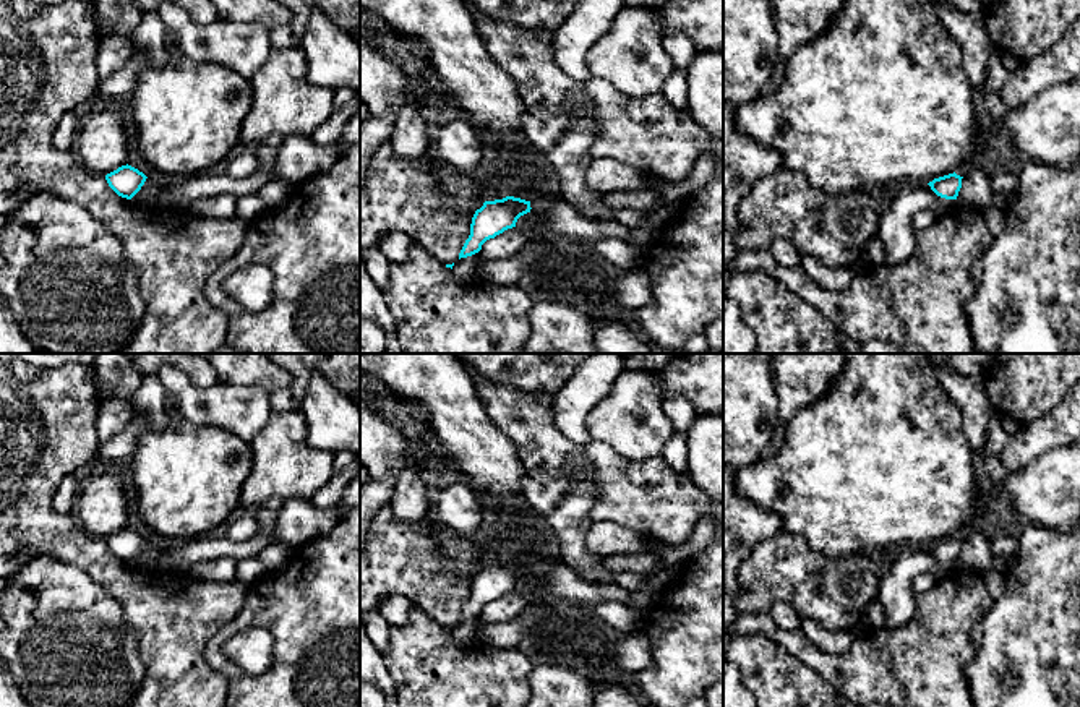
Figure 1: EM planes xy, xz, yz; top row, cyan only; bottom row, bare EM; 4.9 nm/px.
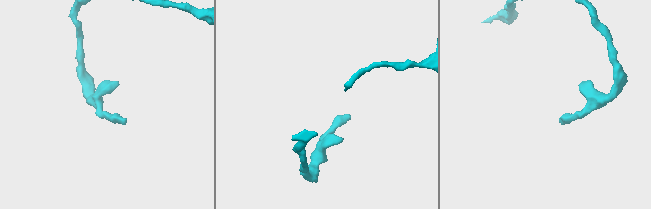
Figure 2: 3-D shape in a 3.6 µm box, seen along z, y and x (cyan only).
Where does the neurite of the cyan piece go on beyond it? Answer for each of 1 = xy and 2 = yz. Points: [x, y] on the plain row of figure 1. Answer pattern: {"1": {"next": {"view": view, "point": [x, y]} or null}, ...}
{"1": {"next": null}, "2": {"next": null}}

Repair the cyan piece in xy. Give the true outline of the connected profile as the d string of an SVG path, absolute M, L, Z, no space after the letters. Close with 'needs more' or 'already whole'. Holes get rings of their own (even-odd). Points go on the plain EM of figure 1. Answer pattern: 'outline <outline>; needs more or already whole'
outline M128 527L105 538L109 550L126 563L131 563L141 553L146 542L143 535Z; already whole

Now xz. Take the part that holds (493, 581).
outline M514 559L485 564L472 581L470 598L459 616L459 623L478 616L486 603L516 590L521 579L530 576L534 571L543 571L545 568L545 563L525 564Z; needs more

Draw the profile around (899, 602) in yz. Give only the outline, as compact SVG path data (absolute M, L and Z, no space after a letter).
M928 546L906 548L881 576L877 600L884 610L884 629L902 628L913 616L918 597L911 584L918 574L934 572L944 577L955 568L955 563L937 559Z

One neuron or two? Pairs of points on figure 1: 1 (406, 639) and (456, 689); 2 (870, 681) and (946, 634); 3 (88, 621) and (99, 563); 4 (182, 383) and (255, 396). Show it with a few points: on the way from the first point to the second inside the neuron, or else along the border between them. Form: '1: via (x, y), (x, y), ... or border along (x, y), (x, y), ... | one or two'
1: via (419, 652), (443, 677) | one
2: via (889, 667), (913, 667), (926, 654) | one
3: border along (62, 561), (70, 561), (86, 571), (122, 607) | two
4: via (200, 399), (237, 399) | one

